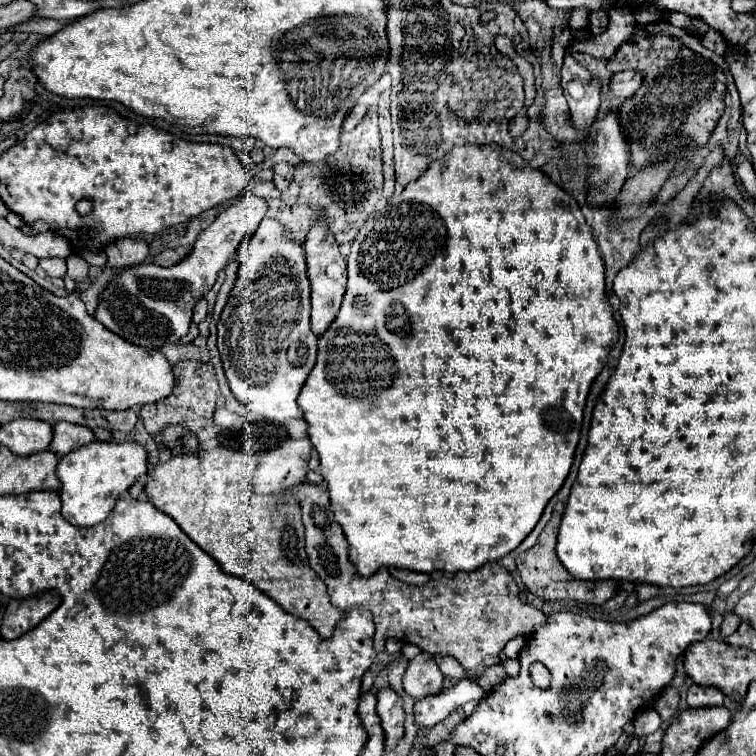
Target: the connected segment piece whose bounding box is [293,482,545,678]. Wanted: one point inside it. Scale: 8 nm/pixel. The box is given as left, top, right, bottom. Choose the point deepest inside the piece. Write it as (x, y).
(471, 616)

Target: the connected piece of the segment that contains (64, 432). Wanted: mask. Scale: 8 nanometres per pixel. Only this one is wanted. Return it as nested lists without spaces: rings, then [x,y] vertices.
[[[57,422],[57,424],[53,424],[53,440],[51,440],[49,450],[53,450],[59,456],[65,456],[65,454],[69,454],[69,452],[93,442],[93,440],[95,440],[95,436],[89,428]]]

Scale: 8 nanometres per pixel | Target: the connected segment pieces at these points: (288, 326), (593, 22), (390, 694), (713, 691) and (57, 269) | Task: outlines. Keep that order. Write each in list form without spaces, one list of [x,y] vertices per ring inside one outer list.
[[[263,218],[257,232],[253,236],[249,236],[241,248],[239,248],[239,272],[237,272],[237,282],[229,294],[229,300],[223,308],[223,314],[217,322],[217,332],[219,332],[219,338],[217,338],[217,348],[221,352],[221,360],[223,360],[223,368],[225,368],[225,376],[227,376],[227,382],[231,386],[231,392],[237,396],[239,402],[243,402],[253,414],[259,414],[260,421],[273,422],[275,424],[283,425],[289,418],[301,418],[303,412],[297,404],[297,396],[299,396],[299,390],[303,388],[309,372],[313,370],[315,366],[315,358],[317,358],[317,336],[313,336],[311,332],[311,326],[309,326],[309,312],[311,312],[311,284],[309,284],[309,278],[307,278],[307,262],[305,262],[305,252],[303,252],[303,246],[299,240],[295,240],[289,230],[285,230],[277,220],[271,220],[271,218]]]
[[[593,12],[591,14],[591,20],[589,20],[589,26],[591,26],[591,34],[597,34],[597,32],[603,32],[609,24],[609,12]]]
[[[385,686],[385,688],[379,690],[377,712],[379,712],[379,718],[381,718],[381,726],[385,730],[385,736],[387,736],[385,750],[391,752],[405,734],[405,728],[403,728],[403,722],[405,722],[403,700],[391,686]]]
[[[691,686],[687,690],[687,704],[689,708],[713,708],[713,706],[723,706],[725,694],[717,688],[705,688],[705,686]]]
[[[39,258],[39,266],[49,276],[57,276],[57,278],[63,278],[65,272],[67,272],[67,266],[65,266],[63,258]]]

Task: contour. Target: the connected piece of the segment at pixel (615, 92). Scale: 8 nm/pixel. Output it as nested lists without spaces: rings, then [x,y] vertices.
[[[621,72],[621,74],[615,74],[611,78],[611,96],[617,96],[617,98],[631,98],[637,88],[641,86],[641,78],[643,74],[641,72]]]

